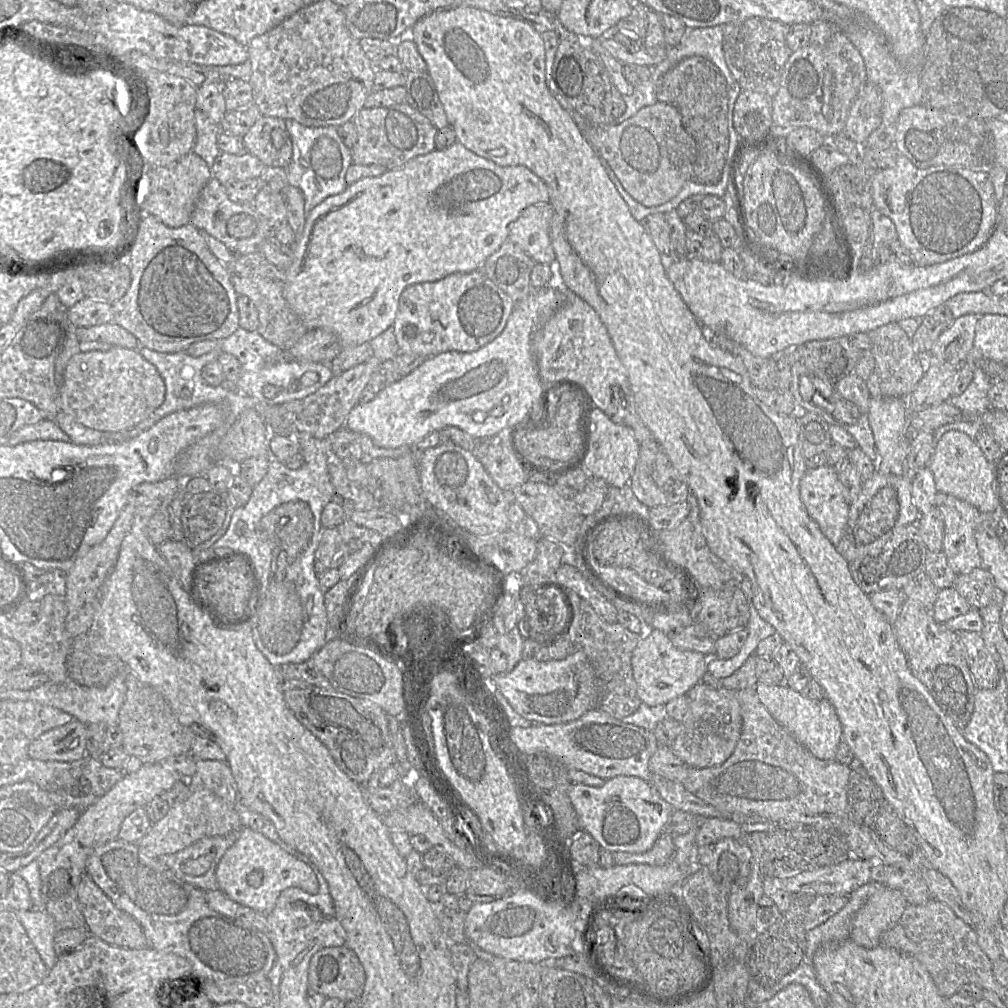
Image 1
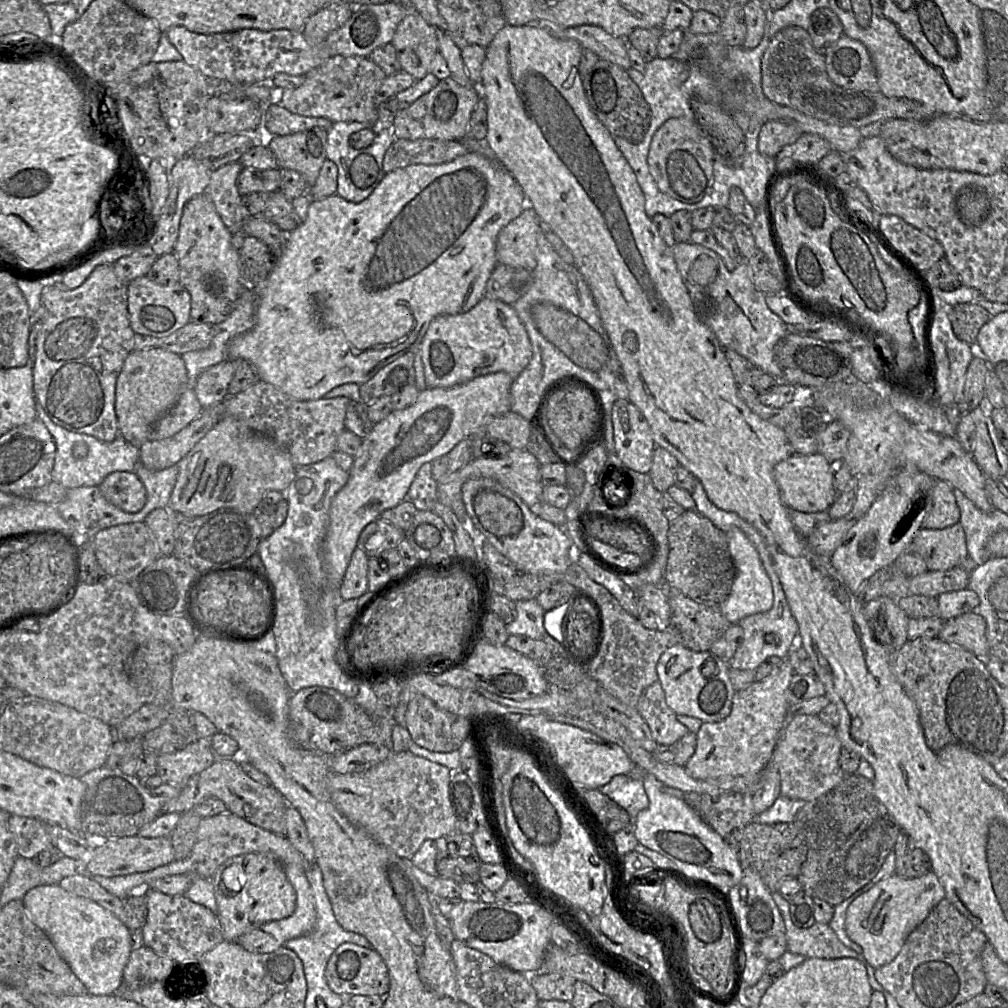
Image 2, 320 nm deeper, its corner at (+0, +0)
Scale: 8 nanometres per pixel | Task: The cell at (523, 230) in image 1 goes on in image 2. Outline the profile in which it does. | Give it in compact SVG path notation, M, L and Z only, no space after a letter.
M526 206L498 235L498 264L533 271L537 265L536 248L542 229L542 223L535 210L531 206Z

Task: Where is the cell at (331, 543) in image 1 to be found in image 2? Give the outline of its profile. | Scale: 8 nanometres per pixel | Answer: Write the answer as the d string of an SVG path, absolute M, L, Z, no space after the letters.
M359 547L353 551L339 589L341 600L358 598L368 591L368 558Z

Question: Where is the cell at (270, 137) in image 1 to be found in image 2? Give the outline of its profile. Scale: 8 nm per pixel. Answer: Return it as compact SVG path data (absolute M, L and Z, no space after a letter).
M314 127L294 134L266 137L266 146L274 154L278 169L297 171L311 187L327 159L327 131Z

